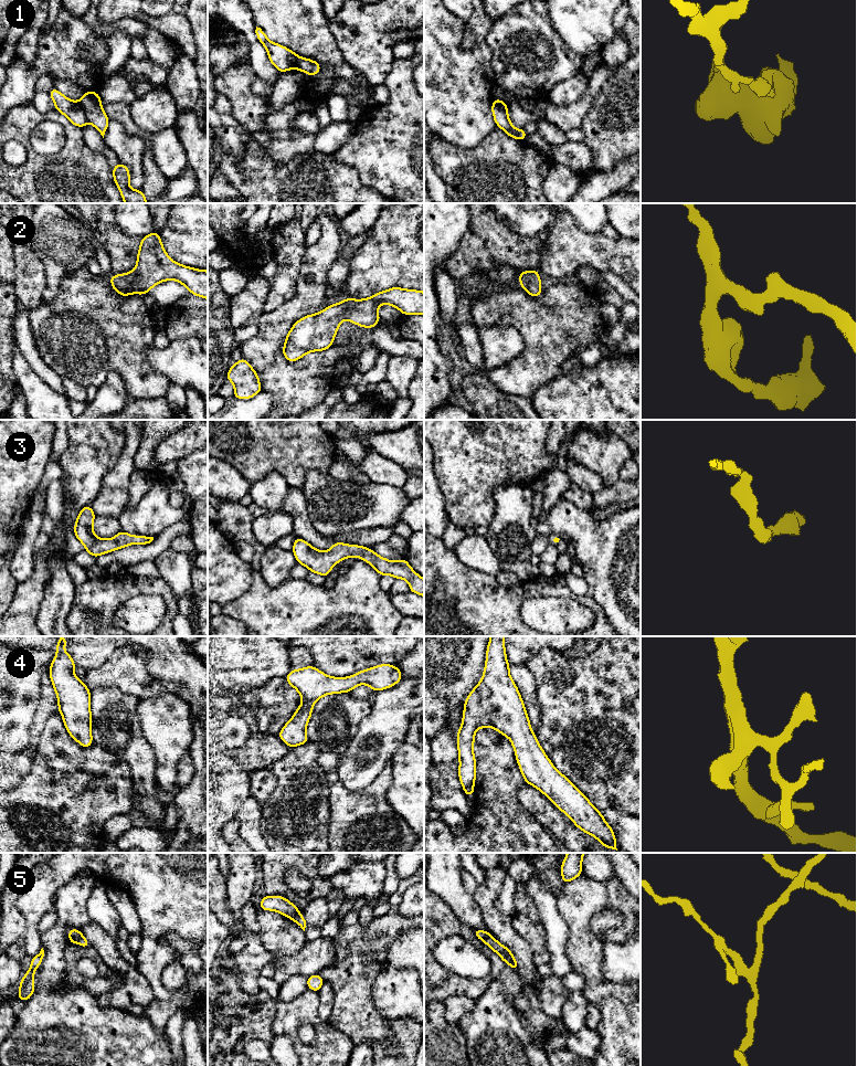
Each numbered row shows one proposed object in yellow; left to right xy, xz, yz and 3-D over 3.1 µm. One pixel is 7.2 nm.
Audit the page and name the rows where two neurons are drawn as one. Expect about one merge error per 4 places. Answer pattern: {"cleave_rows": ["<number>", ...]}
{"cleave_rows": ["1", "5"]}

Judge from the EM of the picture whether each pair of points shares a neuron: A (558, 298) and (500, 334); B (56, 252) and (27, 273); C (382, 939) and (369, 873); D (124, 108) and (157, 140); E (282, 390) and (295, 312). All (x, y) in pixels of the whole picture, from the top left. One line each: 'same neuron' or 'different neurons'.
A: different neurons
B: different neurons
C: different neurons
D: same neuron
E: same neuron

